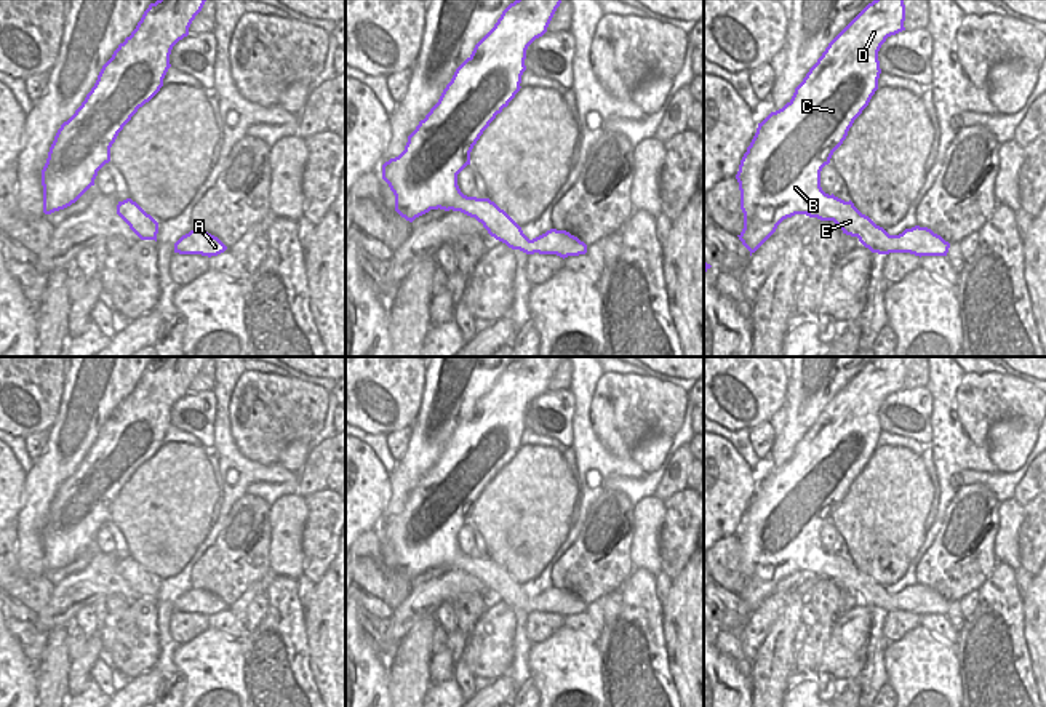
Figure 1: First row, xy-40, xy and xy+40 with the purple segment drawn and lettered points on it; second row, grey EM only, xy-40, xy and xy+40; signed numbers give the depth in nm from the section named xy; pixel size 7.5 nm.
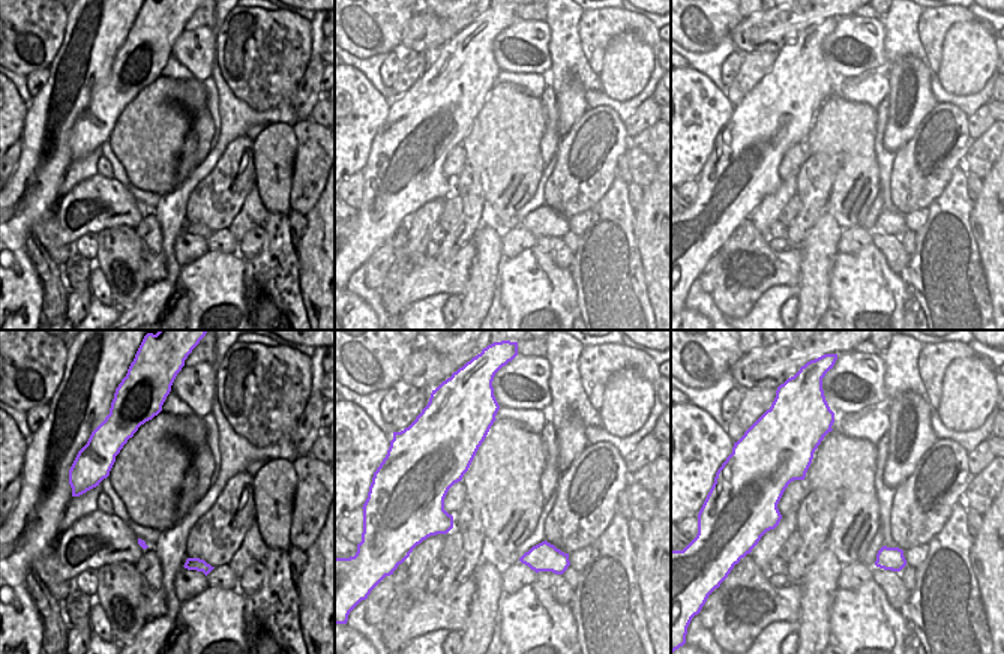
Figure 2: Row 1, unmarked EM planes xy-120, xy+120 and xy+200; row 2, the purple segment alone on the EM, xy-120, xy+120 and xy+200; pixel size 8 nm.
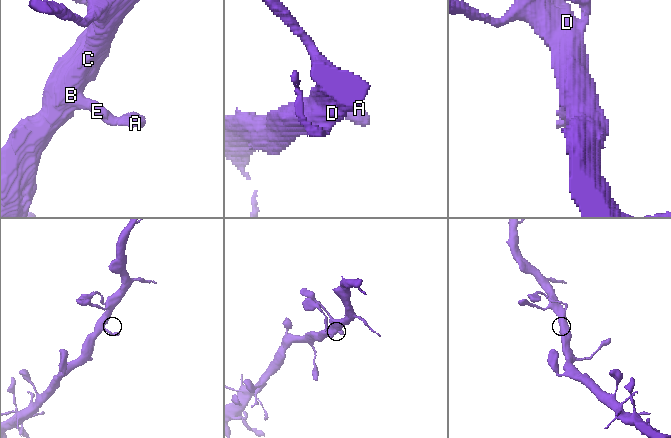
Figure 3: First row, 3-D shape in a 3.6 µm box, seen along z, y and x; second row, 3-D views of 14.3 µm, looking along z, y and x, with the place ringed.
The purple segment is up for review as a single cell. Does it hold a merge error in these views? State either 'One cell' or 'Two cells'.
One cell

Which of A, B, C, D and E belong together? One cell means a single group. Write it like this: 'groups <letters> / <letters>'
groups A B C D E

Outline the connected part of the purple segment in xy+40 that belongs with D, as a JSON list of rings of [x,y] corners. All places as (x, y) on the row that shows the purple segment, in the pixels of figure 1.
[[[873,0],[825,48],[792,99],[771,112],[761,123],[744,154],[736,179],[741,190],[744,229],[737,235],[750,256],[776,232],[777,226],[795,214],[833,221],[846,235],[857,237],[872,253],[910,253],[915,256],[947,256],[950,243],[928,227],[915,226],[889,235],[854,203],[844,202],[820,187],[820,171],[843,144],[854,120],[878,90],[881,74],[878,51],[888,37],[902,30],[904,0]]]

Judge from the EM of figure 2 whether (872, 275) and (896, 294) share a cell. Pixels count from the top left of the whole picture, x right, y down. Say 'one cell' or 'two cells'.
one cell

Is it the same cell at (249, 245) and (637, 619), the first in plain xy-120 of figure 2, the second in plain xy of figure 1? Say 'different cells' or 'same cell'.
different cells

